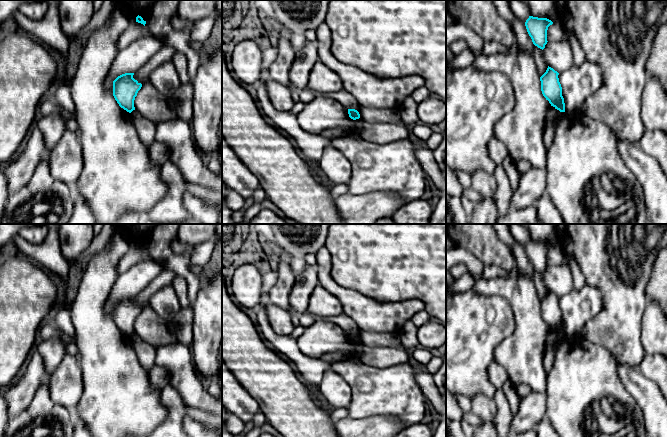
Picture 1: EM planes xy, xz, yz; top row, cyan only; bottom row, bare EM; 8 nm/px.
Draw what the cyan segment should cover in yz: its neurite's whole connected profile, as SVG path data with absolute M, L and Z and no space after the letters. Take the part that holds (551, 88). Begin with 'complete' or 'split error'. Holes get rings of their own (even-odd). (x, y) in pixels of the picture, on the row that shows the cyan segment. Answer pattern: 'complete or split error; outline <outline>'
complete; outline M547 68L546 72L540 77L541 91L551 106L560 112L565 112L565 103L562 96L562 87L558 78L559 73L553 68Z

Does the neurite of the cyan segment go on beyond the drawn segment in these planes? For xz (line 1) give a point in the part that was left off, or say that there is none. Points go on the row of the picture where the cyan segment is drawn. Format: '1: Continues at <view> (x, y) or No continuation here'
1: No continuation here

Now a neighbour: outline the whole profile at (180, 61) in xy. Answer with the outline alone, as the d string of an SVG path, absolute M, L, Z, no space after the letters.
M177 51L173 55L171 61L174 63L182 84L189 83L190 78L188 74L188 59L185 54Z

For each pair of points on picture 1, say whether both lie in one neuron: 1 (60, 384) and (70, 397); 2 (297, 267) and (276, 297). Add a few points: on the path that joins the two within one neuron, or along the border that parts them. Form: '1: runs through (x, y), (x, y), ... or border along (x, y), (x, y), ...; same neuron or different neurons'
1: runs through (63, 387), (67, 394); same neuron
2: border along (288, 257), (290, 268), (296, 275); different neurons

